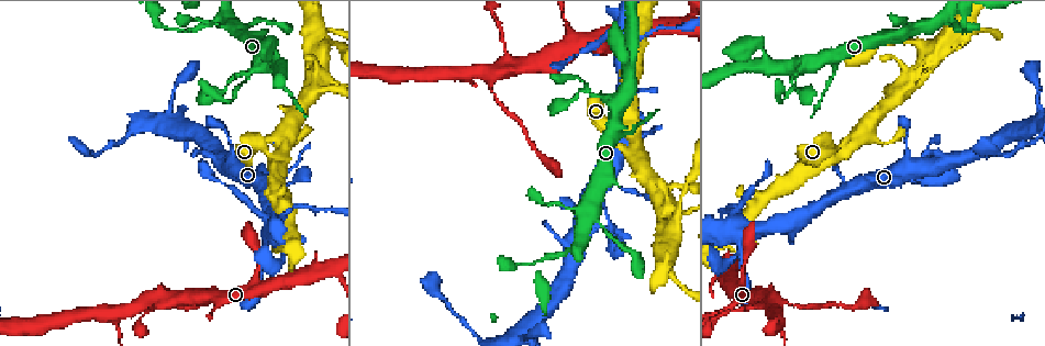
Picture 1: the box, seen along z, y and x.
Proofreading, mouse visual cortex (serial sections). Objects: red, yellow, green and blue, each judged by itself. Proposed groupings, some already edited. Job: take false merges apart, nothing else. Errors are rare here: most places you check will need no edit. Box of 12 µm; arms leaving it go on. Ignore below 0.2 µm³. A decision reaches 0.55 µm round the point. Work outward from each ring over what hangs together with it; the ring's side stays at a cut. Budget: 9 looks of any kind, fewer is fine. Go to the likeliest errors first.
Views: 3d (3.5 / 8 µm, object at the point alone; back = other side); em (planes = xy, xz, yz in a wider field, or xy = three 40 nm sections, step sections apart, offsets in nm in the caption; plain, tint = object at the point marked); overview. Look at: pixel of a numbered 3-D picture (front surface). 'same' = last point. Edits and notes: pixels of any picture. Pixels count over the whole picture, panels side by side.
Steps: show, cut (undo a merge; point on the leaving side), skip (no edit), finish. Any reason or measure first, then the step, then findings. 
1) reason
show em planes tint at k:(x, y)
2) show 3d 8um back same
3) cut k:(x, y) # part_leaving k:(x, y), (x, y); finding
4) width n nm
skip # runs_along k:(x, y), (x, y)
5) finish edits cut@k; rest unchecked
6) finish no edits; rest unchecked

arms part here
show 3d 8um at 1:(142, 303)

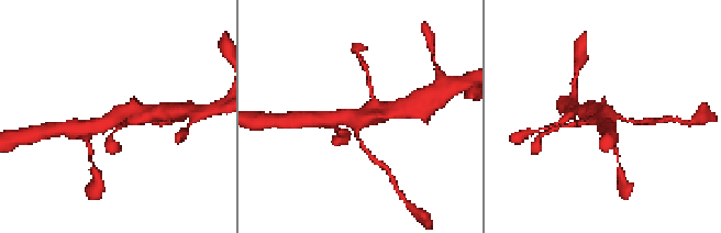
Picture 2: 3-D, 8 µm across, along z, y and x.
show 3d 3.5um at 2:(358, 127)

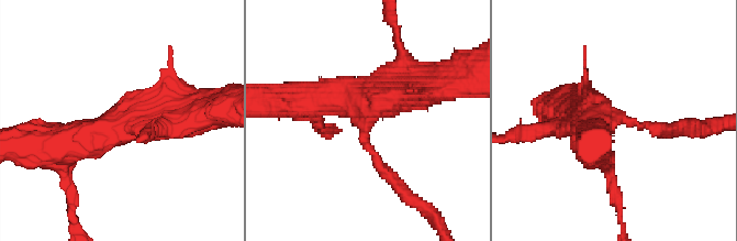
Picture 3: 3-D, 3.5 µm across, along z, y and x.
arms 3; arm_widths 150, 500, 500 nm; now the EM
show em planes tint at 3:(366, 117)

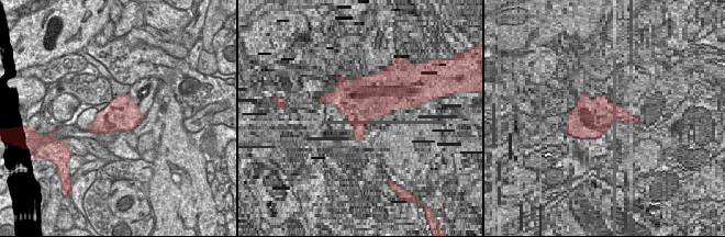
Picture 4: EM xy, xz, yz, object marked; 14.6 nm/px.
skip # runs_along 3:(196, 116), (145, 116), (57, 146); one cell here

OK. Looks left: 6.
thin arm on a thick one
show 3d 8um at 1:(742, 228)

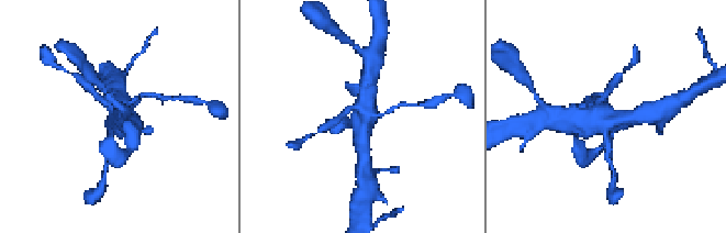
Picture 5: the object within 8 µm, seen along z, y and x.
zoom in
show 3d 3.5um at 5:(605, 119)

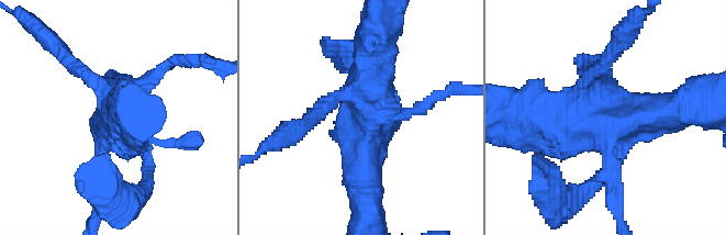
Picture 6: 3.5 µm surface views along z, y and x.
show em xy step 2 tint at 6:(366, 115)

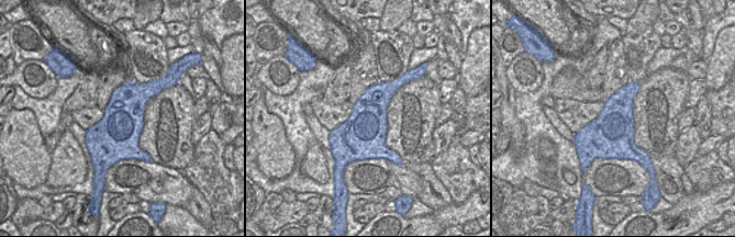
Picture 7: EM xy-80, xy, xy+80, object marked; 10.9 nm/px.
skip # continuous, no second cell

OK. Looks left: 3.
side arm on a straight run
show 3d 3.5um back at 1:(615, 98)

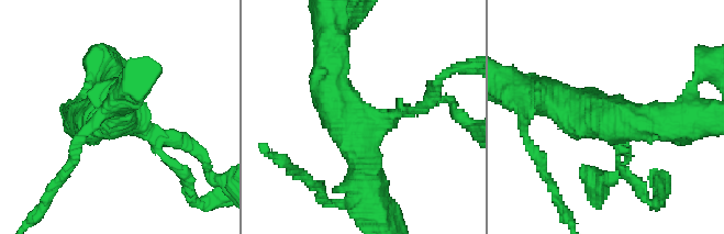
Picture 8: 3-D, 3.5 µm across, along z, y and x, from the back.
show em xy step 1 tint at 8:(369, 113)

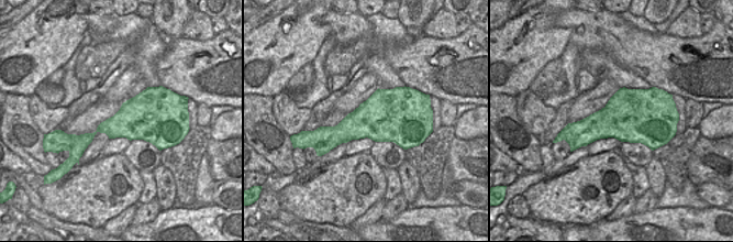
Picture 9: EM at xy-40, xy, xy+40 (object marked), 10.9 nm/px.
width 600 nm
skip # runs_along 8:(370, 192), (330, 63); one cell here

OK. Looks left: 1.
finish no edits; rest unchecked

